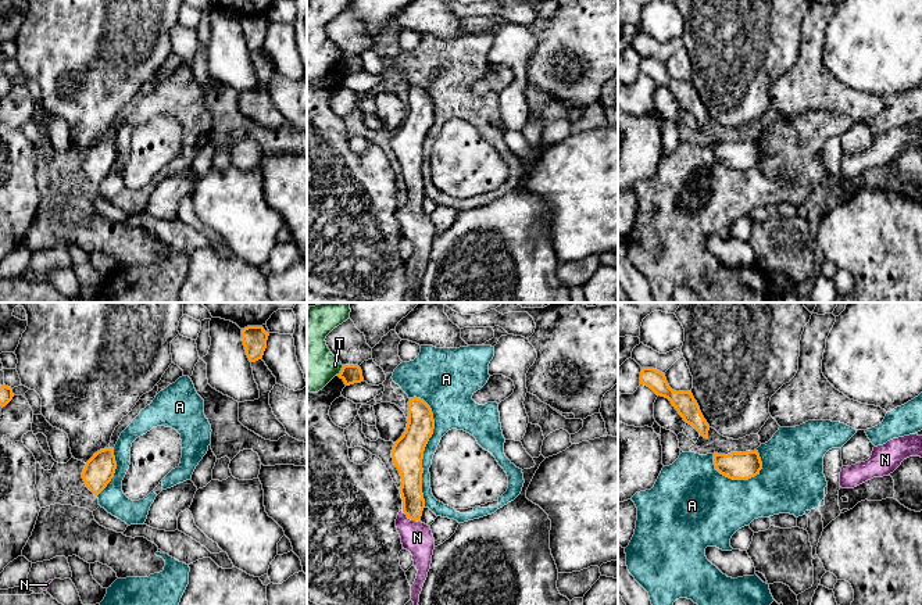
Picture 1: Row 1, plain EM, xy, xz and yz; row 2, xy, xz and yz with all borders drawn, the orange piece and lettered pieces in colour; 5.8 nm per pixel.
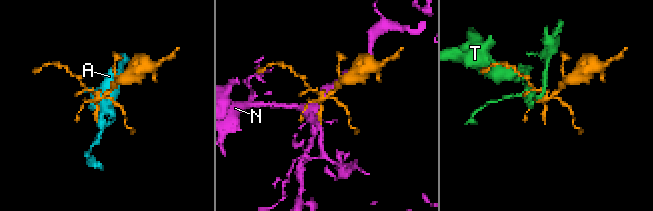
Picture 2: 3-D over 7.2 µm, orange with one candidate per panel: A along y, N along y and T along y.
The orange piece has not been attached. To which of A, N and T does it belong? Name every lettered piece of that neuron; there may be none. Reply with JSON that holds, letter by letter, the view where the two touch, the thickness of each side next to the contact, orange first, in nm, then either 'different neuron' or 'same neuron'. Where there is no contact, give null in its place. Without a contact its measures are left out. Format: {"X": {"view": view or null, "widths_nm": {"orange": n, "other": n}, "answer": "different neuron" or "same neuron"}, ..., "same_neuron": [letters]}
{"A": {"view": "xz", "widths_nm": {"orange": 180, "other": 180}, "answer": "different neuron"}, "N": {"view": "xz", "widths_nm": {"orange": 130, "other": 180}, "answer": "same neuron"}, "T": {"view": "xz", "widths_nm": {"orange": 110, "other": 300}, "answer": "different neuron"}, "same_neuron": ["N"]}

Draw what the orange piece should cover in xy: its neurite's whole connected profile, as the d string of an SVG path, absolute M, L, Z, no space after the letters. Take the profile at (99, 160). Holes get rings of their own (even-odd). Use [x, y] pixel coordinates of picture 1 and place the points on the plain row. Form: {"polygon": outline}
{"polygon": "M112 137L97 140L85 154L82 168L86 176L99 185L114 167L117 151Z"}

